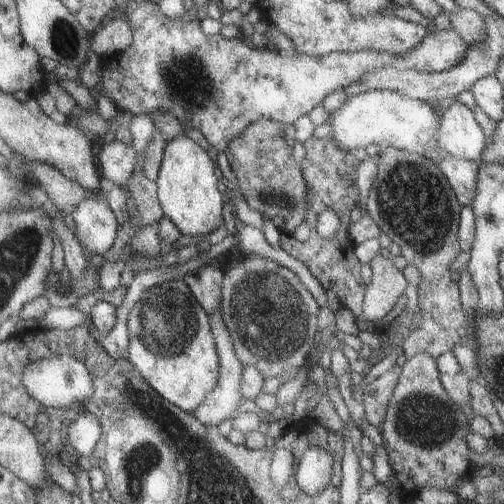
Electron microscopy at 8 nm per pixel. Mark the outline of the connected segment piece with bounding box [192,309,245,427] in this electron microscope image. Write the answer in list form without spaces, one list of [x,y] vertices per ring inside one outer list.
[[[214,309],[211,313],[207,314],[207,321],[211,337],[215,342],[215,350],[217,350],[217,358],[219,358],[218,378],[213,387],[213,390],[195,406],[193,409],[193,416],[203,424],[203,427],[217,426],[221,420],[233,418],[238,414],[237,405],[245,400],[239,394],[239,378],[241,378],[242,365],[235,358],[229,334],[224,326],[223,320],[219,309]]]

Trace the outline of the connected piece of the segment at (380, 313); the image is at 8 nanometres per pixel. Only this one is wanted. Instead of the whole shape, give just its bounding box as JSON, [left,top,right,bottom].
[360,255,407,323]

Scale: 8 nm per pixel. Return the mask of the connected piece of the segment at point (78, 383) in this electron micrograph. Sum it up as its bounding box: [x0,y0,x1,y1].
[21,354,93,408]

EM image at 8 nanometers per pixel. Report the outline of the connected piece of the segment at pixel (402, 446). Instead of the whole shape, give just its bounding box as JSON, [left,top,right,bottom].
[378,352,469,502]

